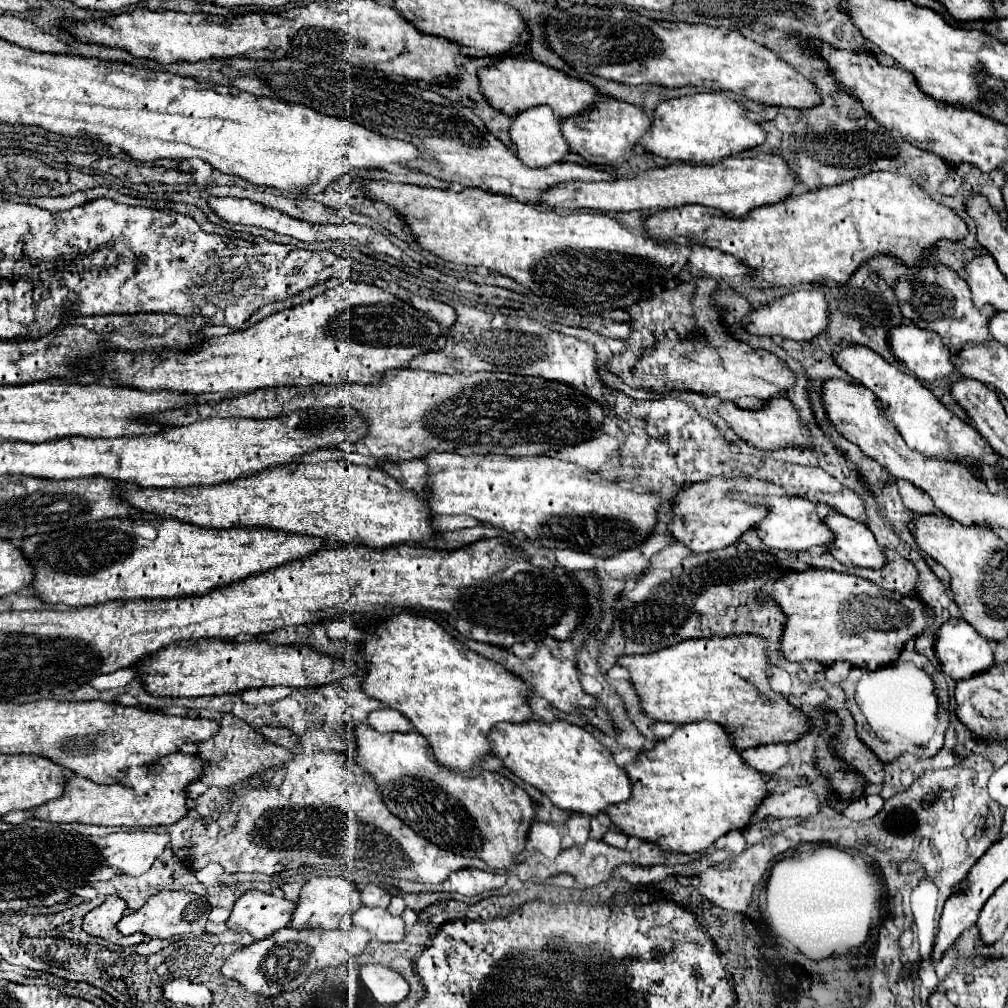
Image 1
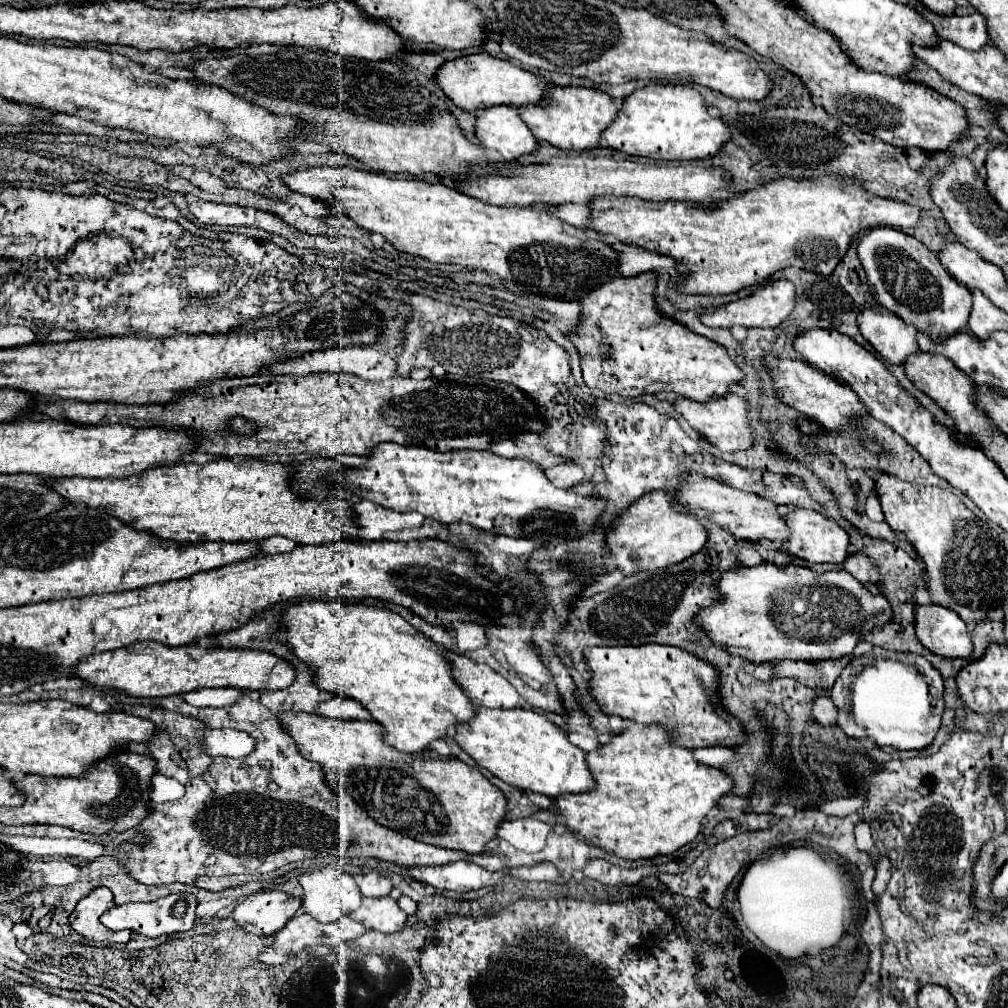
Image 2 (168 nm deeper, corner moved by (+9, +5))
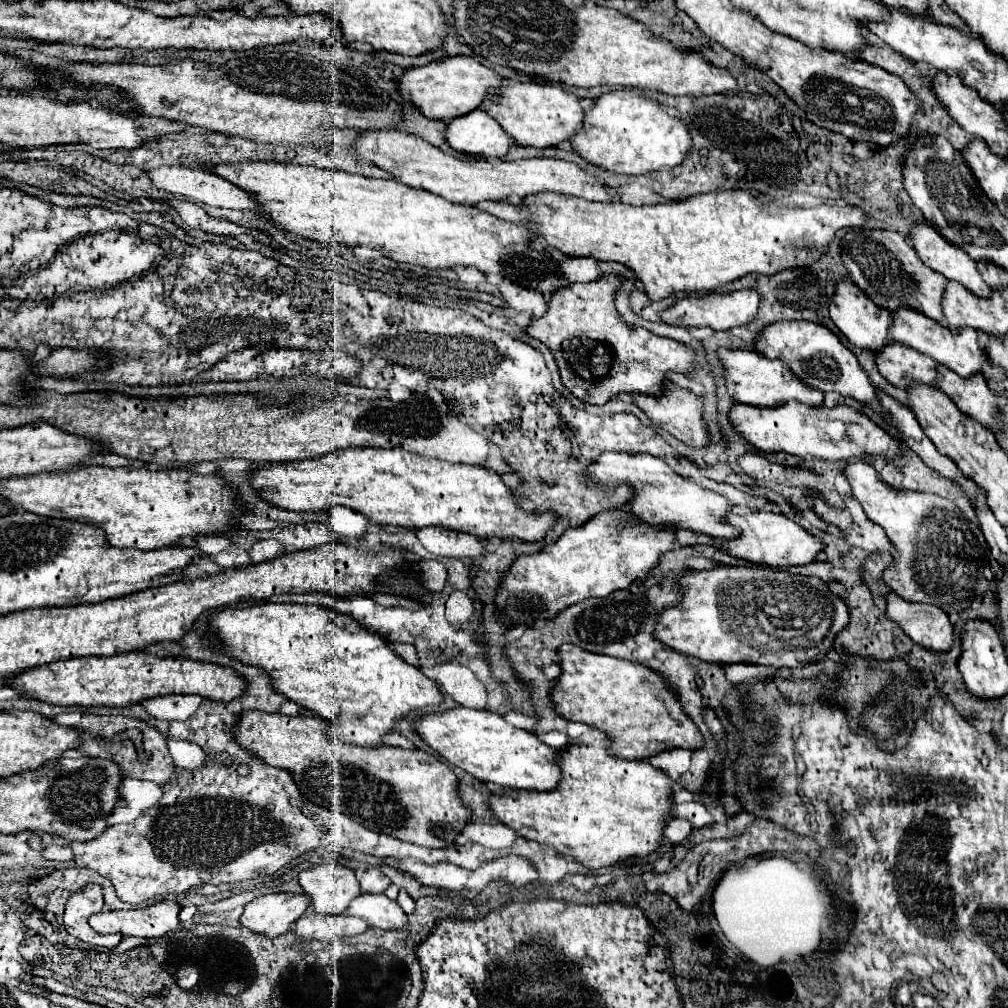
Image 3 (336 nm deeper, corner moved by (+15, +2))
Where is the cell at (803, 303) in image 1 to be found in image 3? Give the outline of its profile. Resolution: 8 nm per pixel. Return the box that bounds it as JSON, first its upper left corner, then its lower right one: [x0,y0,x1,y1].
[662,288,760,330]

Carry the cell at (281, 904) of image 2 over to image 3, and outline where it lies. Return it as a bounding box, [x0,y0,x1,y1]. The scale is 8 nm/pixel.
[240,892,310,938]

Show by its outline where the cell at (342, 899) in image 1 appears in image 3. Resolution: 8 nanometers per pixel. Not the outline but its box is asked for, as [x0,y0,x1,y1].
[300,864,360,914]

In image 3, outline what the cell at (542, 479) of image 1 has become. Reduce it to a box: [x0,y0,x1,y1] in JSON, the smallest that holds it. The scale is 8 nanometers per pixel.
[252,448,556,542]

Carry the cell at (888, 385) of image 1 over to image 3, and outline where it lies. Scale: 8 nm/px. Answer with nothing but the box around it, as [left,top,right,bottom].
[756,320,888,418]

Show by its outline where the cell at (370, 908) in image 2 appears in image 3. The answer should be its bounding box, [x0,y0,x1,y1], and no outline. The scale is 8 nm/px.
[346,894,406,930]

